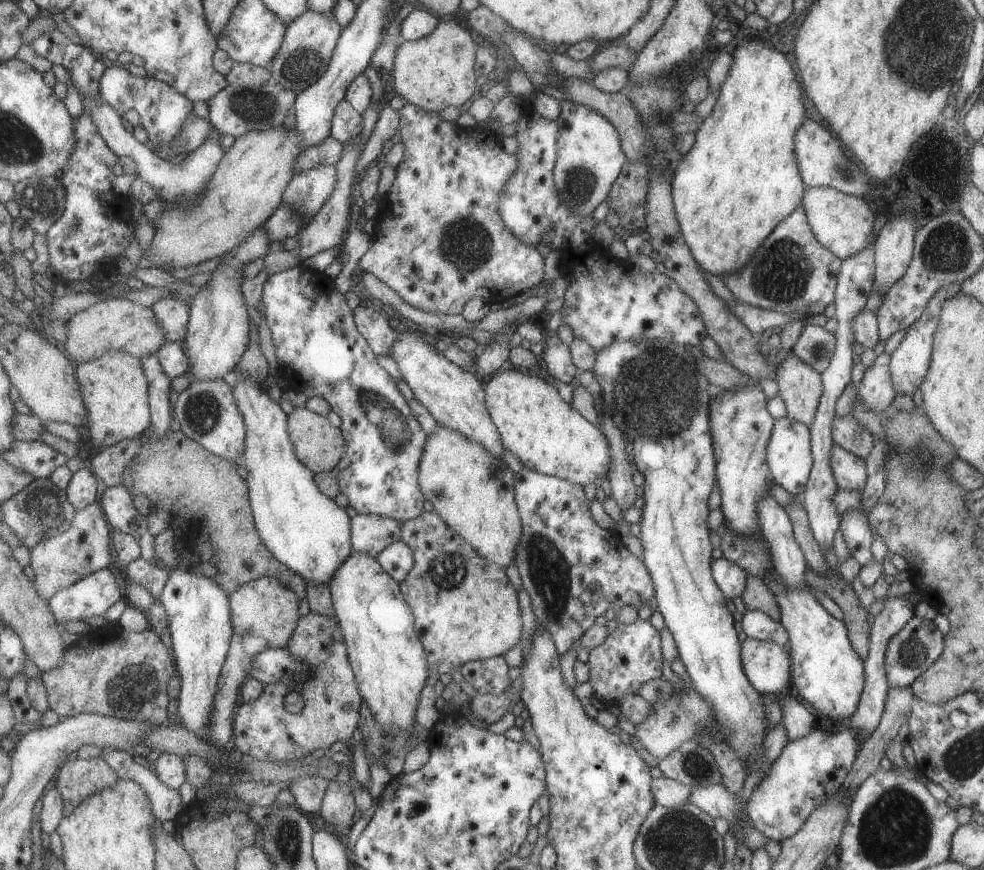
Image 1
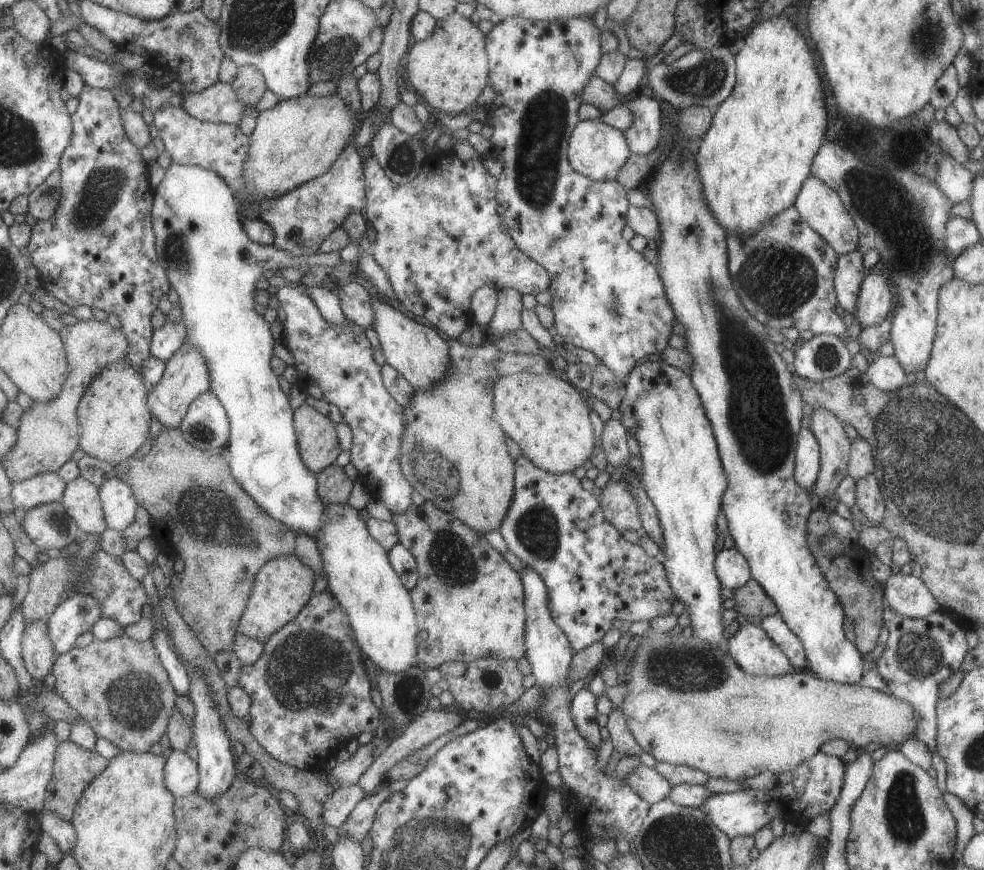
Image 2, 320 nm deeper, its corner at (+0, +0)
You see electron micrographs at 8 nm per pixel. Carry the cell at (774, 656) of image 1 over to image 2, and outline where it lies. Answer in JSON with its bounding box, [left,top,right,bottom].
[725,623,793,677]

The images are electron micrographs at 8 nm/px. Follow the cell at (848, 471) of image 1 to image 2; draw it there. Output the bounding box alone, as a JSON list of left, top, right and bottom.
[855,474,885,525]

